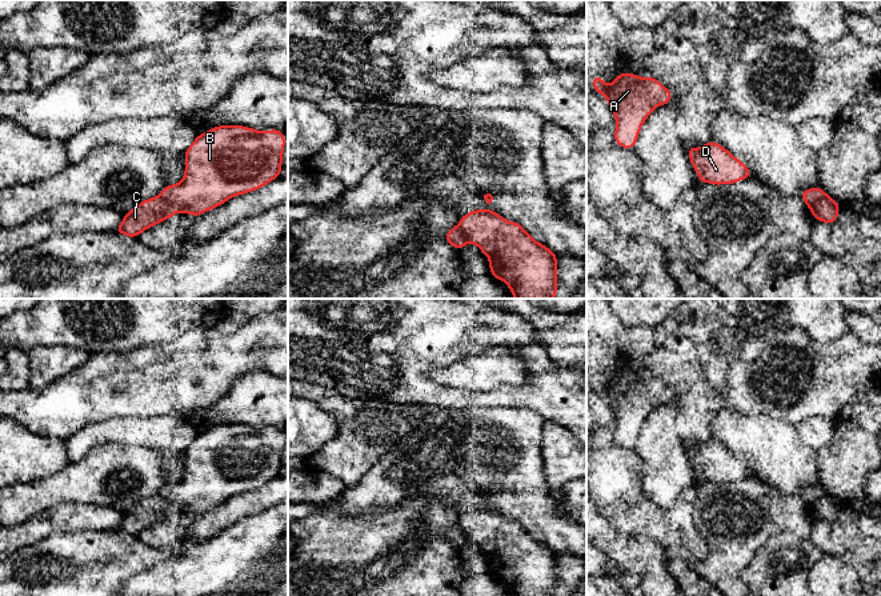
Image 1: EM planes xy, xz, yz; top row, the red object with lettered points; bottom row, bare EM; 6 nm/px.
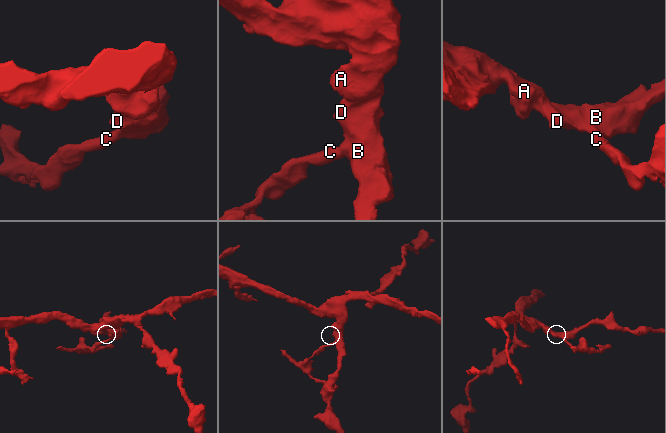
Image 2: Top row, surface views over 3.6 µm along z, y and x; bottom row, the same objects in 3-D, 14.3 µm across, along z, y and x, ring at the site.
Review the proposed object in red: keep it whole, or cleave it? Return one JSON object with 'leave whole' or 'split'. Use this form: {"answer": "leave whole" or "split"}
{"answer": "split"}

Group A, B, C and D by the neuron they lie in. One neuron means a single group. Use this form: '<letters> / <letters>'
A B D / C

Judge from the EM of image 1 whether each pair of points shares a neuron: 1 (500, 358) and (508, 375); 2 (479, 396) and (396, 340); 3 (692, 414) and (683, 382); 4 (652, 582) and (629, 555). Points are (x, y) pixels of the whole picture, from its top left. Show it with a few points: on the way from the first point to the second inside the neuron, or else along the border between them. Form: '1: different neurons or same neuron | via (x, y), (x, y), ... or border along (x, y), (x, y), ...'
1: same neuron | via (500, 362), (508, 371)
2: same neuron | via (455, 398), (436, 395), (405, 364)
3: same neuron | via (692, 406), (691, 390)
4: same neuron | via (652, 574), (637, 559)

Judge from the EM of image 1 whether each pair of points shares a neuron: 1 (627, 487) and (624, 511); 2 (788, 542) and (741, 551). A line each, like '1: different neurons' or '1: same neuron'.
1: same neuron
2: different neurons

